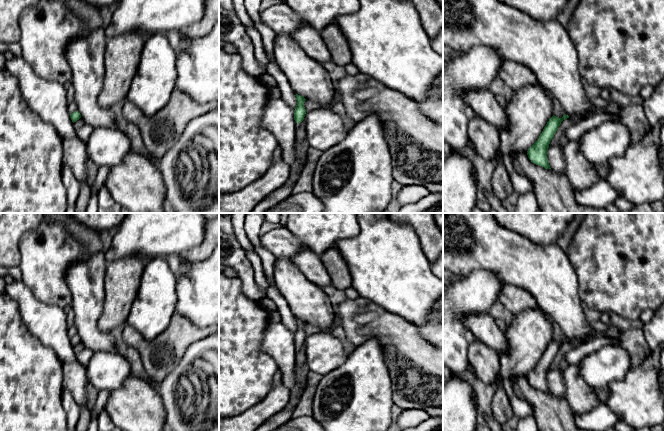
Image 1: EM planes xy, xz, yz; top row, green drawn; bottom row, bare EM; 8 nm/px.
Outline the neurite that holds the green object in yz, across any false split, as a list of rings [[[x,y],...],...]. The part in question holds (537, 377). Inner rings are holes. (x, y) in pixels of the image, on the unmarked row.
[[[564,338],[562,342],[553,339],[549,343],[538,364],[527,375],[528,382],[532,387],[542,390],[545,393],[551,393],[547,383],[549,368],[561,346],[567,342],[569,340]]]

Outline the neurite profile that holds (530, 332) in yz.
[[[538,306],[516,314],[505,331],[508,350],[498,353],[498,383],[514,376],[527,377],[553,340],[550,315]]]

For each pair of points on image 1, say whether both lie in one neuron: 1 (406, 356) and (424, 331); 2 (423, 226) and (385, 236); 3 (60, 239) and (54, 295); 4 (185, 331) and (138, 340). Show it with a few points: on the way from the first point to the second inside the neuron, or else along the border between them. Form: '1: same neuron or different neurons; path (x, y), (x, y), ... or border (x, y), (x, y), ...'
1: different neurons; border (416, 326), (419, 334), (432, 345)
2: different neurons; border (403, 223), (406, 223), (413, 229), (422, 250)
3: same neuron; path (54, 253), (54, 281)
4: same neuron; path (173, 342), (170, 345), (150, 345)

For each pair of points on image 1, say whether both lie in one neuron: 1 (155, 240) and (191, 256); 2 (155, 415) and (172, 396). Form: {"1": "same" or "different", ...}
{"1": "different", "2": "different"}

